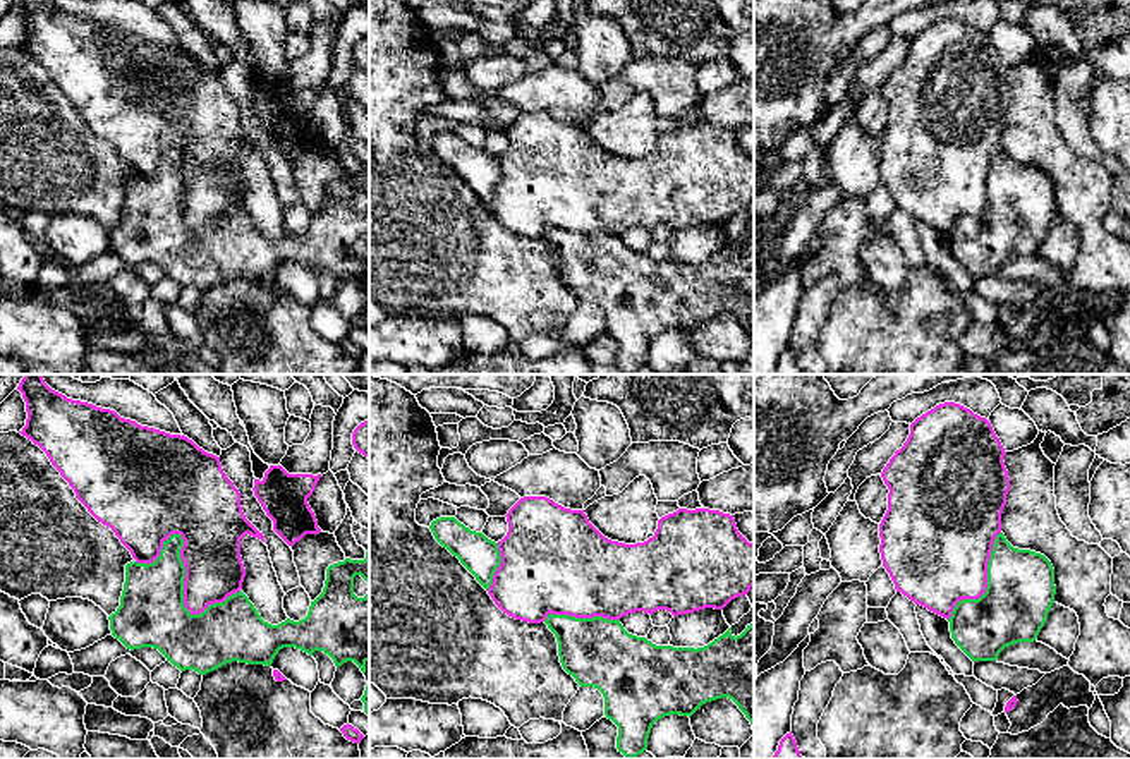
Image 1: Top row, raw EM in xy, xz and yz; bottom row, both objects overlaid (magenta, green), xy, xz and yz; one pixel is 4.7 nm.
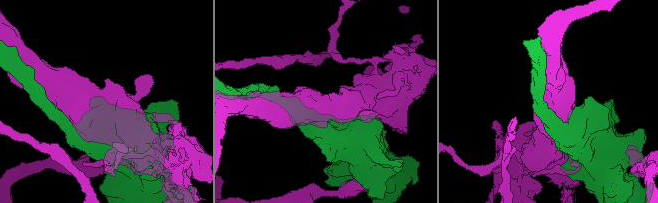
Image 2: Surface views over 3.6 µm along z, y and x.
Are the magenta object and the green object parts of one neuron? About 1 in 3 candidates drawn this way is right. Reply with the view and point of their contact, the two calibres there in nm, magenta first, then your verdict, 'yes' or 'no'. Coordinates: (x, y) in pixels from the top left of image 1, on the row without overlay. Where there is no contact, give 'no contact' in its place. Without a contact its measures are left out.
xy (186, 188) | 300/320 nm | no

